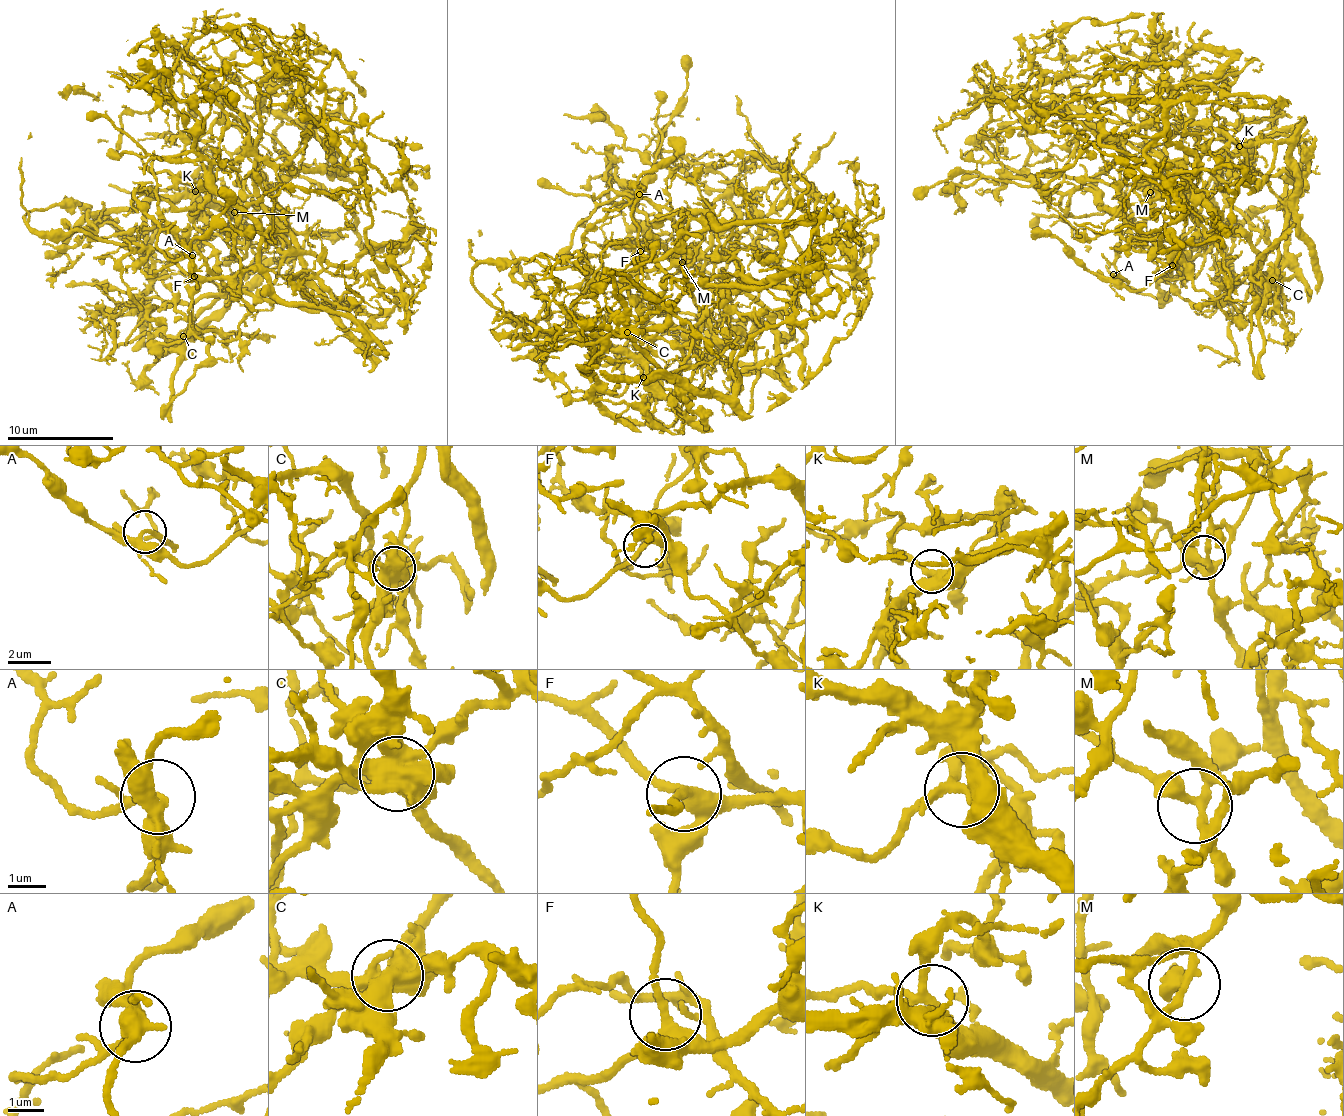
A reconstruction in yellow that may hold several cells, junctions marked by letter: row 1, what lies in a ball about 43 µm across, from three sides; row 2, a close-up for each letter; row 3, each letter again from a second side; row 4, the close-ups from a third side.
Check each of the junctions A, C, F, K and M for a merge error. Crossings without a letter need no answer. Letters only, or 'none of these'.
A, C

